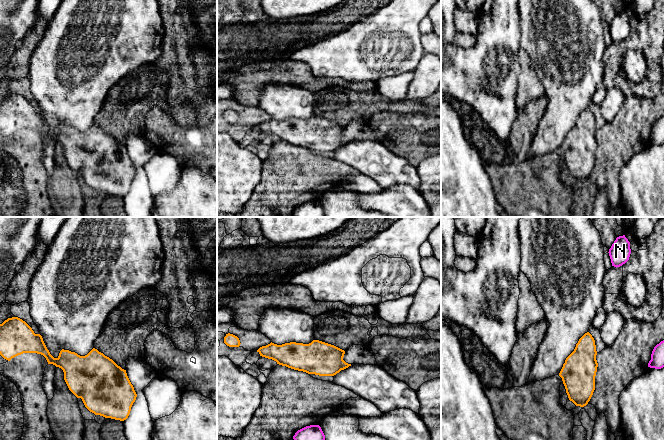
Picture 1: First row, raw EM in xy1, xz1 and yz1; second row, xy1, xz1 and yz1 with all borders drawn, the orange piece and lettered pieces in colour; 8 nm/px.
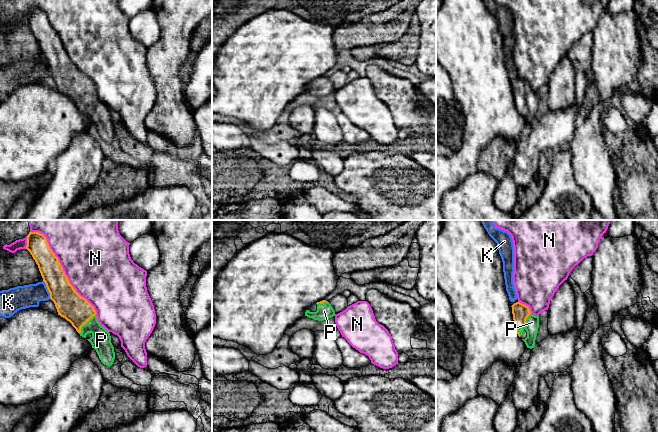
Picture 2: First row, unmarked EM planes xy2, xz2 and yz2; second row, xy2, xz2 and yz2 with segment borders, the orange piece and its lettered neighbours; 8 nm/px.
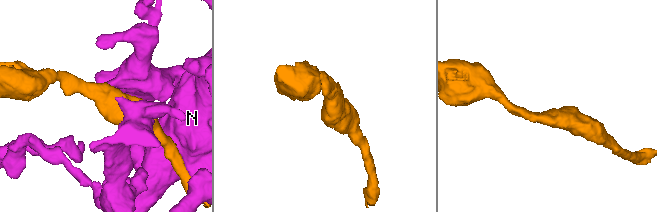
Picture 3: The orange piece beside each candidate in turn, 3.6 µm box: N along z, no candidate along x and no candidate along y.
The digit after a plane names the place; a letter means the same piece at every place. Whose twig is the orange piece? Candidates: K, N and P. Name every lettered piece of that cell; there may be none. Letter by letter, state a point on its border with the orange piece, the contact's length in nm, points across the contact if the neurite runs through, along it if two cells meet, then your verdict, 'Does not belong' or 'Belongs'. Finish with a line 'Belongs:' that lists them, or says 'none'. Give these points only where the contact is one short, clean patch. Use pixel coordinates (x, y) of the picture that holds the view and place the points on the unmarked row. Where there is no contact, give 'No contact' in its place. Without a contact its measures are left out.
K: Touches orange at xy2 (47, 64). Shared border 160 nm. Does not belong
N: Touches orange at xy2 (62, 45). Shared border 850 nm. Does not belong
P: Touches orange at yz2 (525, 101). Shared border 220 nm. Path across: yz2 (520, 88), (525, 96), (525, 101), (532, 98). Belongs
Belongs: P

